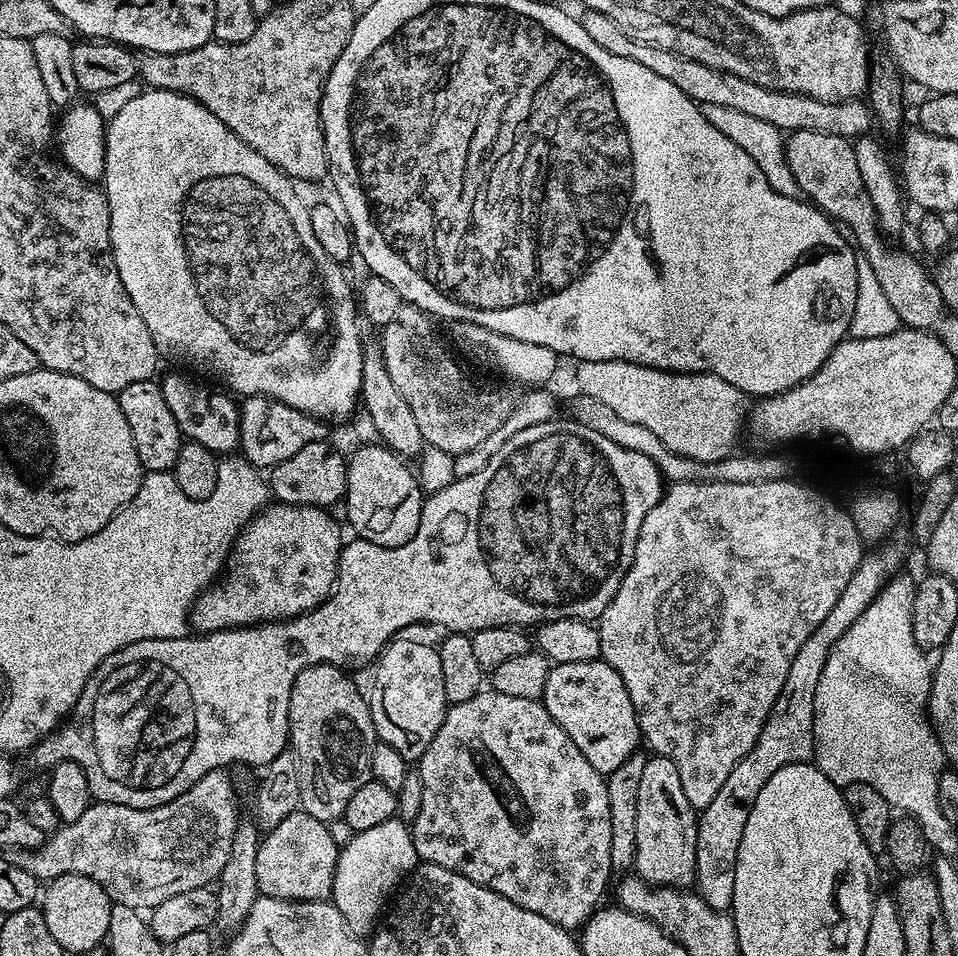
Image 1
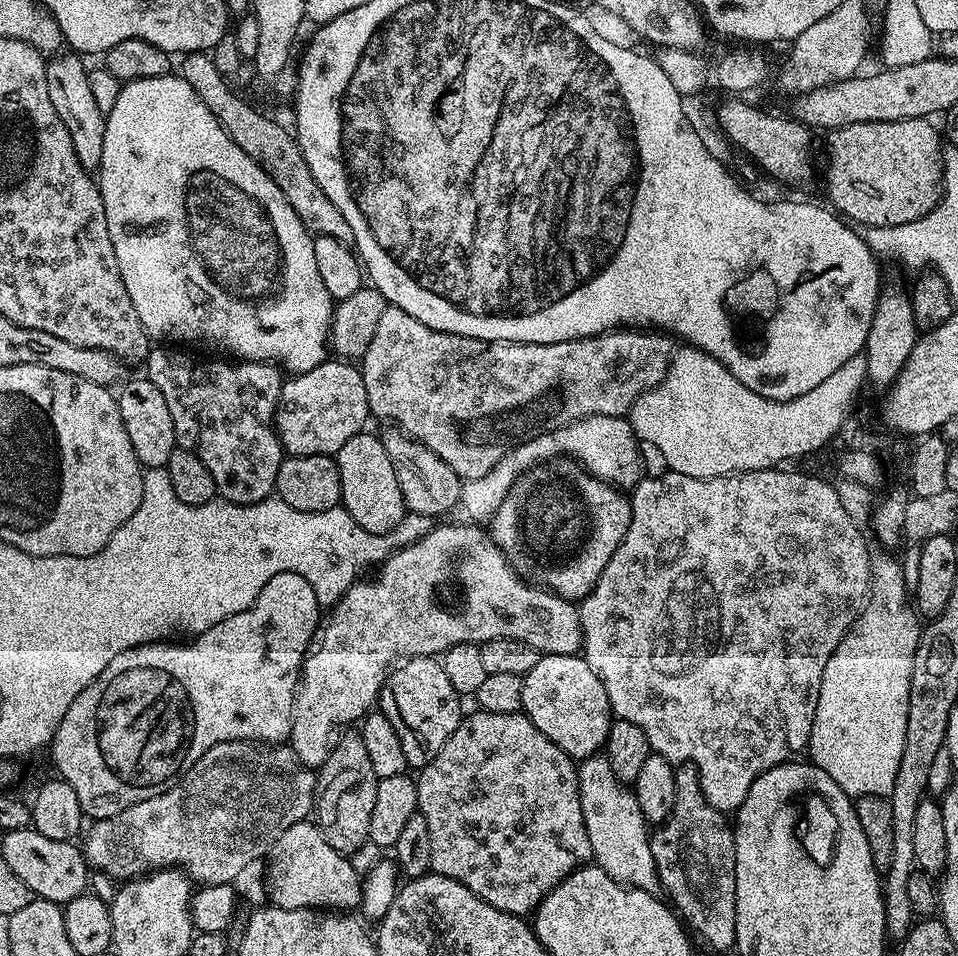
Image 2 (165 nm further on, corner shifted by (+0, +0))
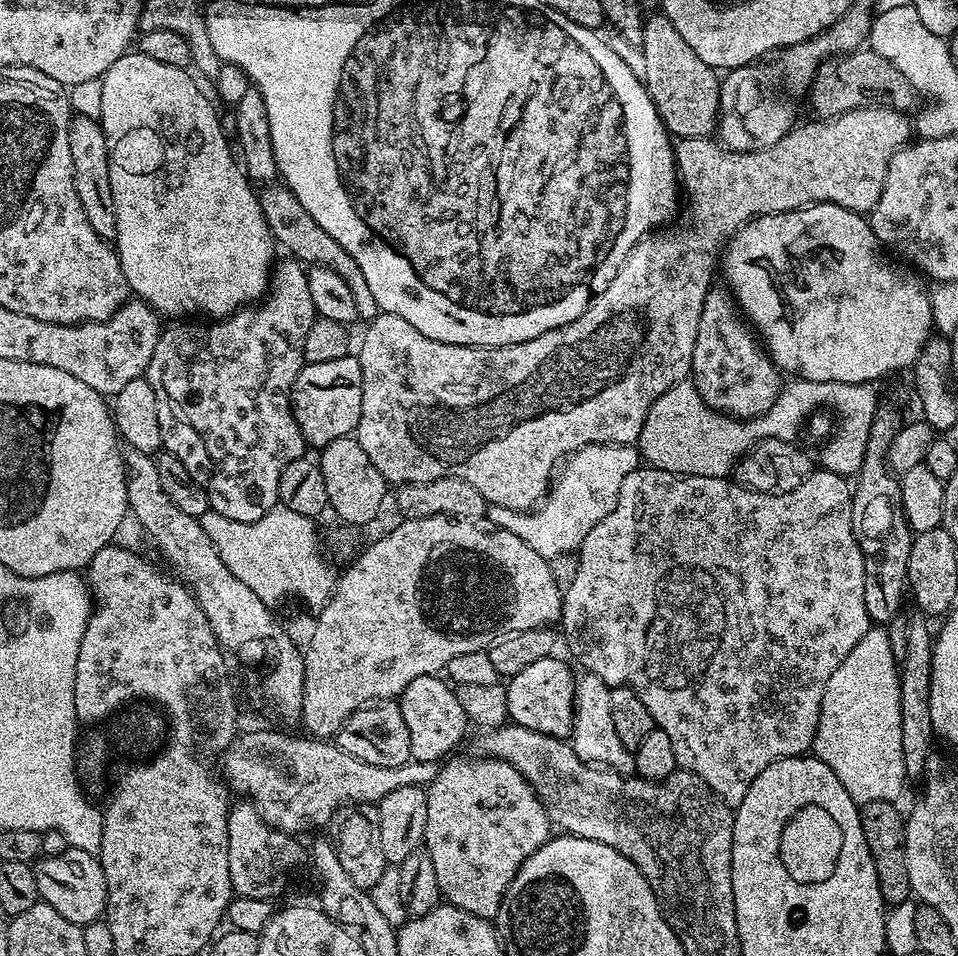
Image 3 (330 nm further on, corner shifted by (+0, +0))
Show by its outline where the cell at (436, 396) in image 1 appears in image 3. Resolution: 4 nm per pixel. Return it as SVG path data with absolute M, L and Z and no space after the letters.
M855 108L837 116L827 118L811 118L803 124L797 123L774 146L766 146L766 150L753 152L735 152L725 148L723 144L706 136L685 136L674 144L674 159L678 173L678 184L688 195L688 217L681 228L673 232L656 230L639 240L630 250L630 254L622 262L618 274L591 302L588 308L574 322L566 322L566 326L558 326L554 330L546 330L546 334L538 334L538 338L530 338L526 342L518 342L510 346L497 348L475 348L465 344L447 344L434 338L426 338L422 330L414 330L406 318L398 318L398 314L380 312L367 321L364 337L358 340L360 352L358 359L362 366L362 414L358 418L358 426L354 433L358 446L366 450L366 458L374 462L378 474L389 485L417 484L418 482L434 482L435 480L465 480L482 494L489 505L506 506L515 512L527 512L535 509L547 497L549 487L554 479L558 465L565 458L580 448L591 444L631 444L635 445L642 434L642 426L646 422L646 414L650 414L650 406L666 390L670 390L679 380L689 379L694 358L694 342L698 342L698 322L702 318L702 306L706 302L706 294L713 287L712 263L717 263L722 249L736 232L750 220L758 216L769 216L775 212L793 212L795 208L809 208L811 204L833 204L846 210L854 210L861 214L871 213L872 208L882 198L882 186L886 182L886 170L890 166L890 158L898 154L898 150L909 143L914 136L914 124L905 113L893 108Z

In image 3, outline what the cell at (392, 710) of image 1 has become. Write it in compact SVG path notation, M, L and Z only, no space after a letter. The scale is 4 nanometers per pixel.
M439 675L414 678L414 682L410 682L410 686L406 686L404 693L399 696L398 703L402 719L410 729L410 750L414 760L443 761L452 754L447 752L452 752L459 746L464 731L469 731L466 710L462 710L462 705L458 702L455 687Z

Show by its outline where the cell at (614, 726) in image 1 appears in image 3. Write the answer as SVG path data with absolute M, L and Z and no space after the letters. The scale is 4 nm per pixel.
M553 654L538 658L538 662L514 674L506 684L506 702L511 723L526 726L526 730L538 730L547 736L568 738L572 735L572 723L576 717L576 676L568 669L569 661L558 657Z

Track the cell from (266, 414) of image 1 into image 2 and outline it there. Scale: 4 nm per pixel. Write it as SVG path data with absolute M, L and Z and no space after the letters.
M340 358L325 359L323 364L314 366L314 370L309 372L301 372L293 375L291 378L285 379L280 385L280 397L278 398L278 406L276 407L276 433L280 439L280 445L283 446L285 453L288 456L330 456L335 457L338 450L342 450L342 446L346 446L346 442L350 442L350 438L354 438L358 433L365 431L364 424L370 420L370 413L368 411L368 399L366 398L366 382L364 381L364 373L355 363L345 362Z

